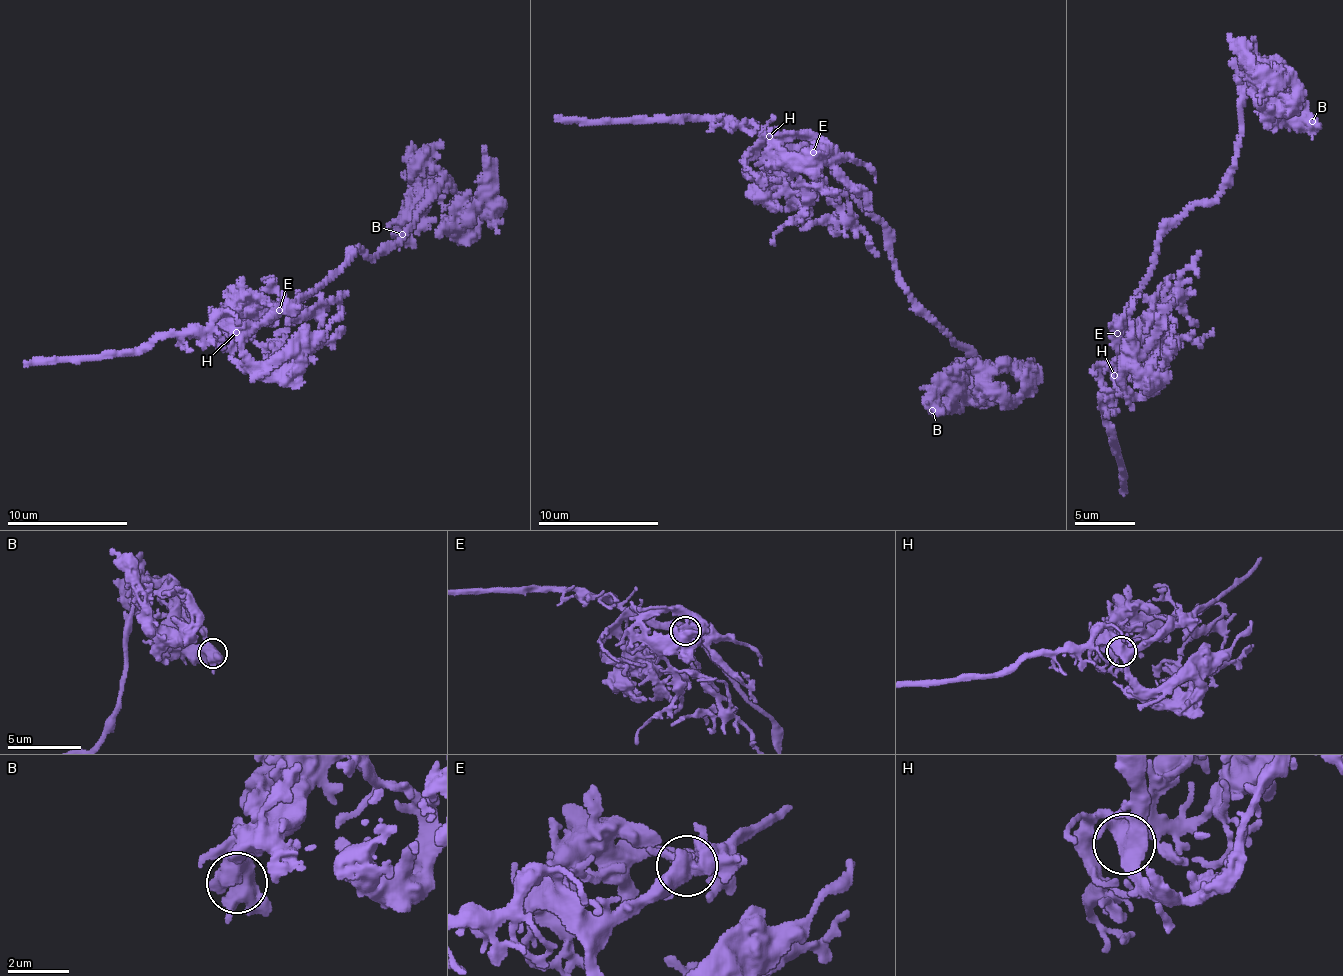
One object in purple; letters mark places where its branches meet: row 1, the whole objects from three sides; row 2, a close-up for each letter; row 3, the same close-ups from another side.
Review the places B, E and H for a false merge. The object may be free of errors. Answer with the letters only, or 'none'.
none

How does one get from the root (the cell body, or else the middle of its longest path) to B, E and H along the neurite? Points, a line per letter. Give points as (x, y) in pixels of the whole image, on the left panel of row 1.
B: (343, 269), (352, 253), (363, 250), (371, 257), (398, 241), (427, 193), (446, 178), (402, 234)
E: (343, 269), (323, 287), (279, 309)
H: (343, 269), (323, 287), (277, 311), (265, 322), (236, 332)

